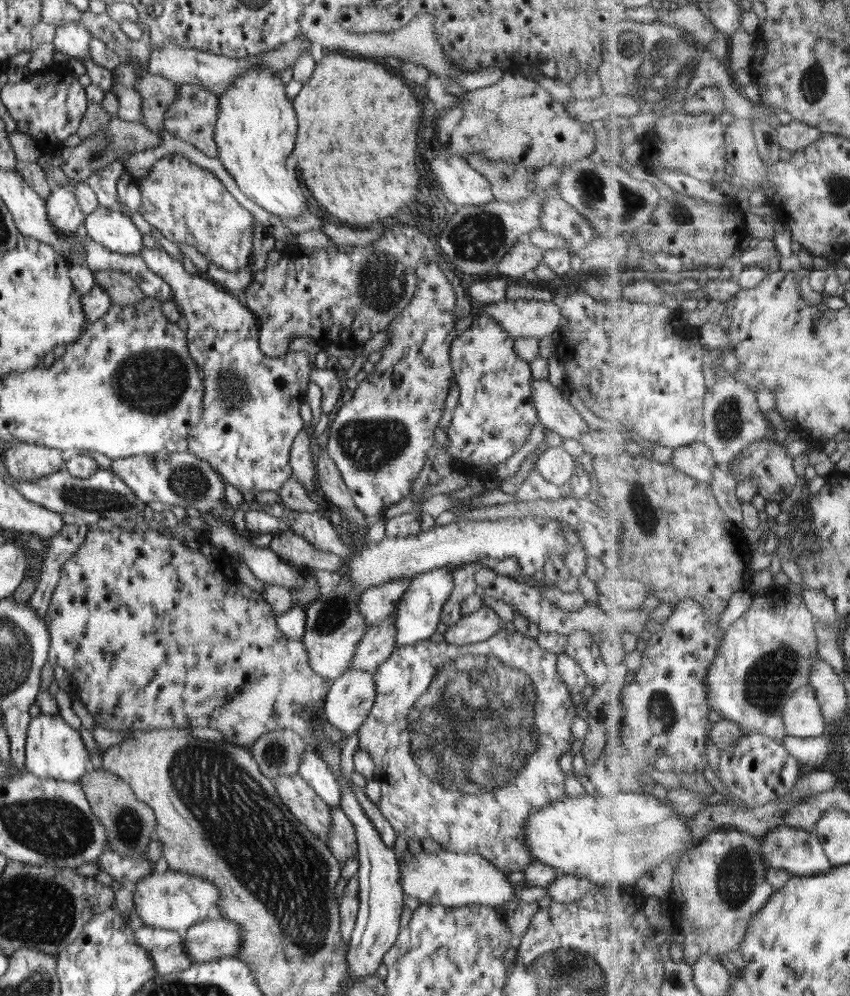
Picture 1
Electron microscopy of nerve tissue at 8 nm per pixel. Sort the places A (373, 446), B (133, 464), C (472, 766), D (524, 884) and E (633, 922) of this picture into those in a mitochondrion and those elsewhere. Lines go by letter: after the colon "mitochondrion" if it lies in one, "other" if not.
A: mitochondrion
B: other
C: mitochondrion
D: other
E: other

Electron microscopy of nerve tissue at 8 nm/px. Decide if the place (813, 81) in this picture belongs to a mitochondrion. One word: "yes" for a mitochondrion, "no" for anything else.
yes

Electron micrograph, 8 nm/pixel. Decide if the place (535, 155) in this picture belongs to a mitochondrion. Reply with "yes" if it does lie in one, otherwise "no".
no

